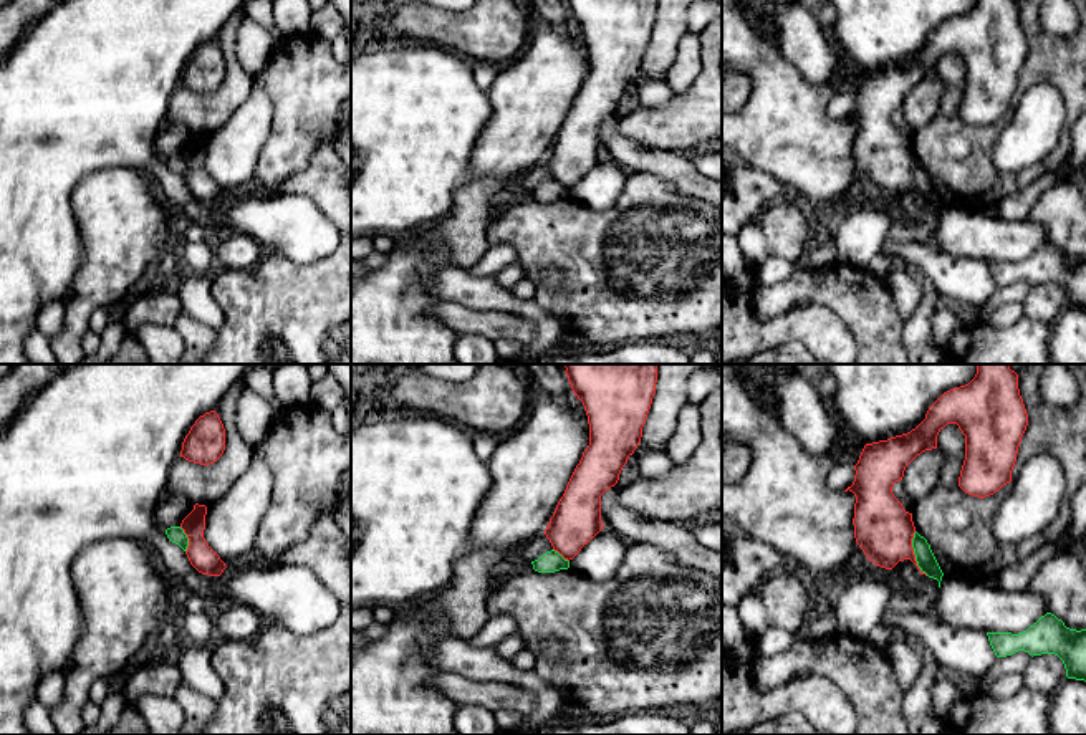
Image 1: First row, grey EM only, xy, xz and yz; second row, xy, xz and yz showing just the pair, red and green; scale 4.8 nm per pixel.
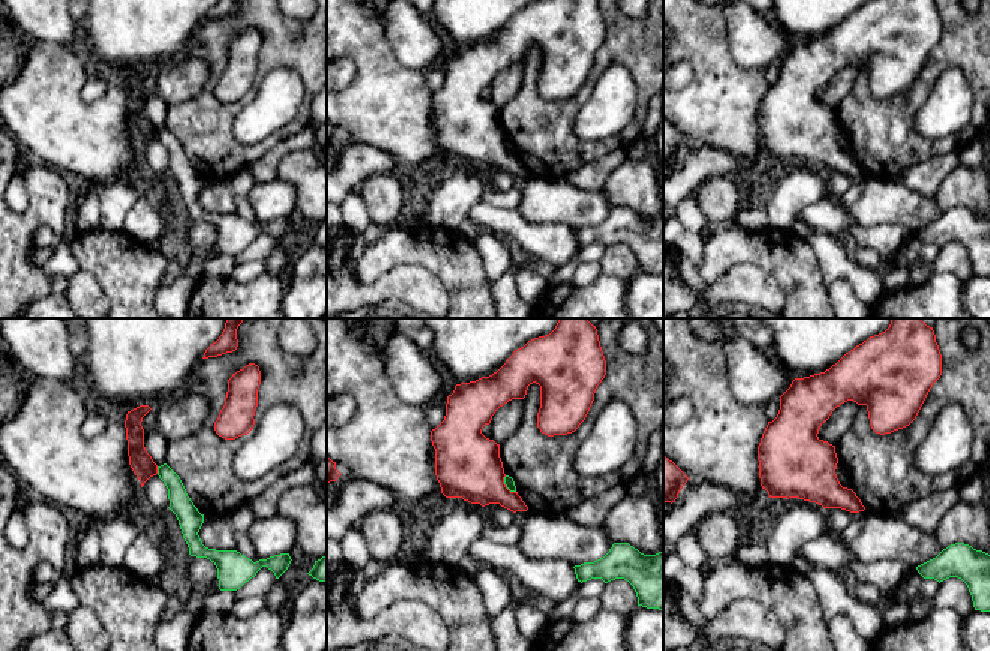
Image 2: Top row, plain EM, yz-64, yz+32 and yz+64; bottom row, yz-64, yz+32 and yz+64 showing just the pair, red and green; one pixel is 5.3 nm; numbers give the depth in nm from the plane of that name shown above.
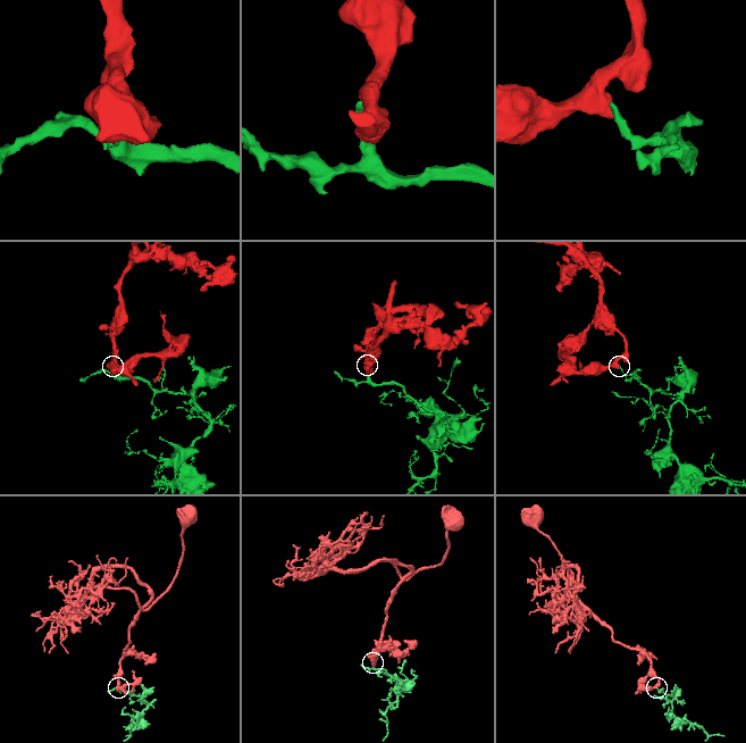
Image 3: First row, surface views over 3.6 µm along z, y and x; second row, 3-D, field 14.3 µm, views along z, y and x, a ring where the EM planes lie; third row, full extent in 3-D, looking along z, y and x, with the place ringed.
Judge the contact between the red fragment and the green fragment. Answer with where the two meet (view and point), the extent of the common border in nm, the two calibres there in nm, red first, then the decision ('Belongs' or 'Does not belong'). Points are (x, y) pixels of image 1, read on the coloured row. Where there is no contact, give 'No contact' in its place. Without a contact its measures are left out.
Touches red at yz (914, 555). Shared border 220 nm. Thickness 280 nm (red) against 90 nm. Does not belong

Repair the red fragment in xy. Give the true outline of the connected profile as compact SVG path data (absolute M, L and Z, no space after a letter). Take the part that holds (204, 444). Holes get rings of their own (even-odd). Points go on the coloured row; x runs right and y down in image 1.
M215 411L200 416L182 442L180 457L189 462L210 465L225 450L225 429Z

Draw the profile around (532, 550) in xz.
M543 533L538 538L520 545L510 556L518 556L526 561L535 561L543 553L551 551L551 550L553 550L553 546L551 546L550 540L546 538L546 535Z

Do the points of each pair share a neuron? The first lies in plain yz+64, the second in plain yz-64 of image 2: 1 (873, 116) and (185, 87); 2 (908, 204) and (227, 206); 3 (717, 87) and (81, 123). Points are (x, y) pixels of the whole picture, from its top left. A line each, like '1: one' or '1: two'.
1: two
2: one
3: one

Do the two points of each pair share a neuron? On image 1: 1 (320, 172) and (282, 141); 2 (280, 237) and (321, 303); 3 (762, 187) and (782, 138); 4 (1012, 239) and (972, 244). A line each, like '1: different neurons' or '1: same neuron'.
1: different neurons
2: different neurons
3: different neurons
4: same neuron

